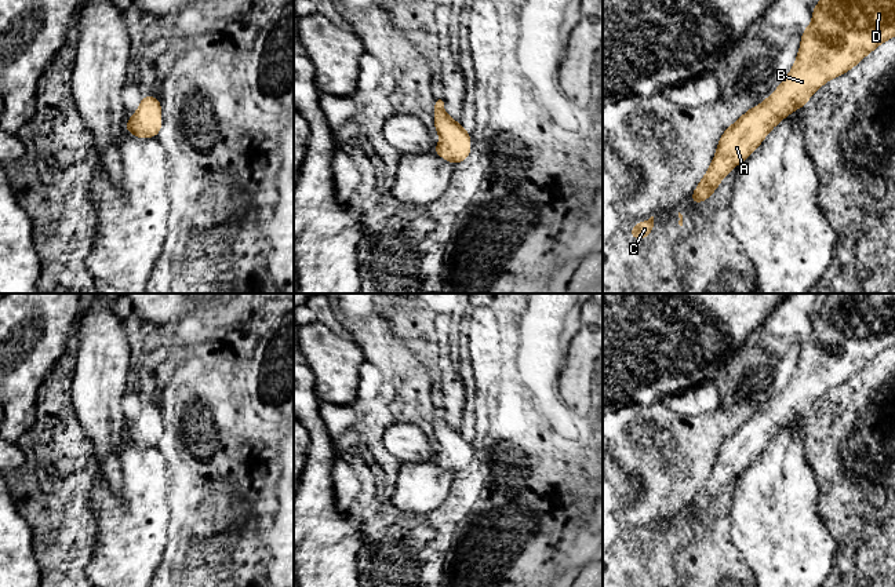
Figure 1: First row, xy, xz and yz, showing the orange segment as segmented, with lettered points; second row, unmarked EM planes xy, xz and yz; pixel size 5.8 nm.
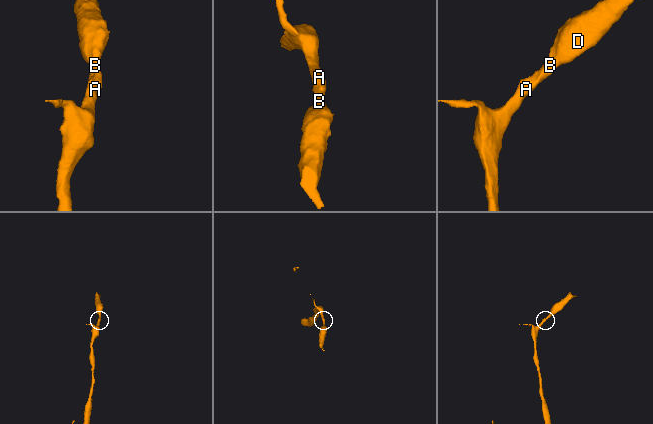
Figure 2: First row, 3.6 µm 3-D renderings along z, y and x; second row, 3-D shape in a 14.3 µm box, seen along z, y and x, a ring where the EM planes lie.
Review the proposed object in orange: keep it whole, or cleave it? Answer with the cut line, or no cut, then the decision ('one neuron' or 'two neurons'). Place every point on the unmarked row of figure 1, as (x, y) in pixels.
no cut | one neuron

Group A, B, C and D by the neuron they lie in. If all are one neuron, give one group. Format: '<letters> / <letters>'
A B C D

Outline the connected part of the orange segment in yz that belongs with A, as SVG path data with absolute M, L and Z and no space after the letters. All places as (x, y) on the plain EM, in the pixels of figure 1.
M827 294L823 306L814 316L812 332L801 342L801 353L794 375L761 415L754 413L723 441L707 481L691 503L691 513L707 508L718 496L721 488L730 484L732 475L742 473L760 455L767 442L793 419L801 418L818 397L829 389L847 382L869 361L892 346L895 346L895 294Z

